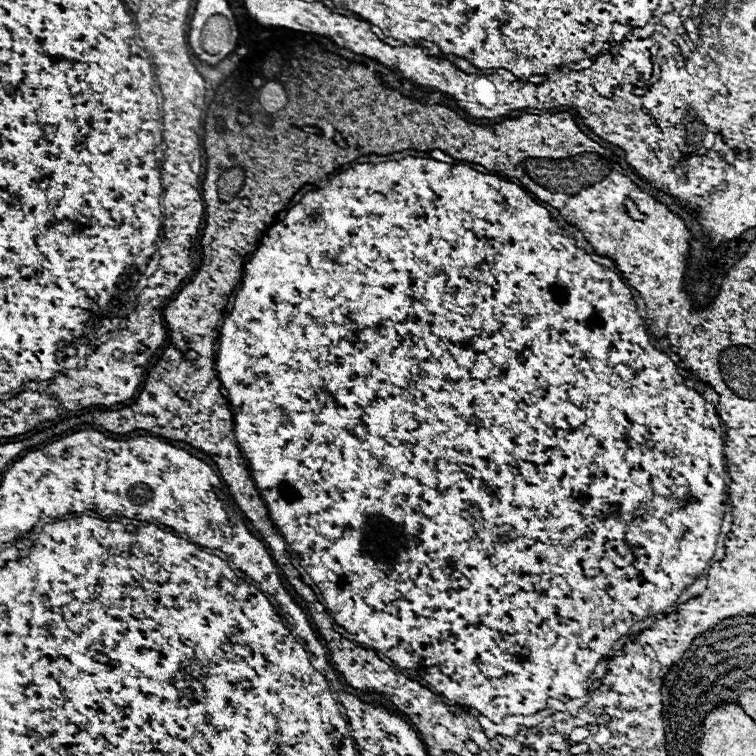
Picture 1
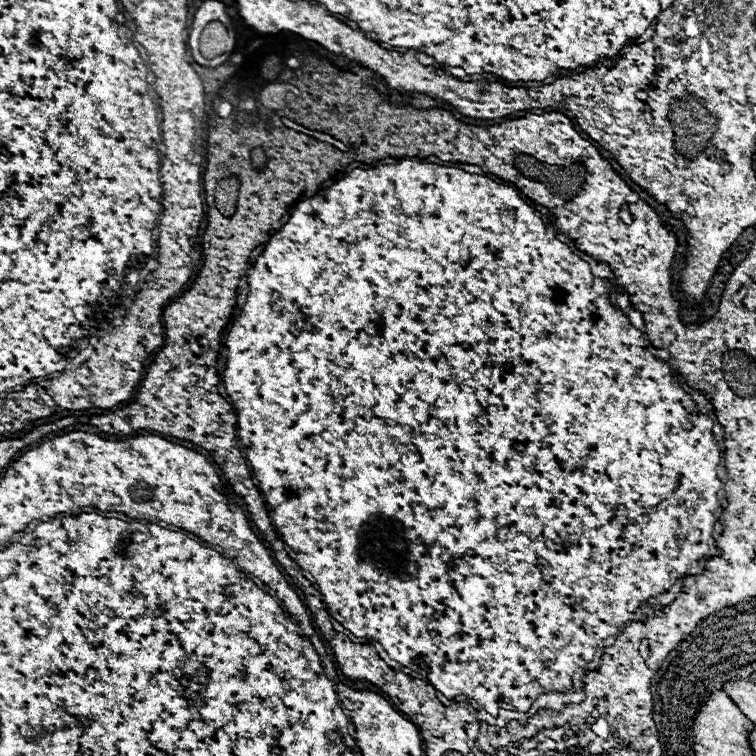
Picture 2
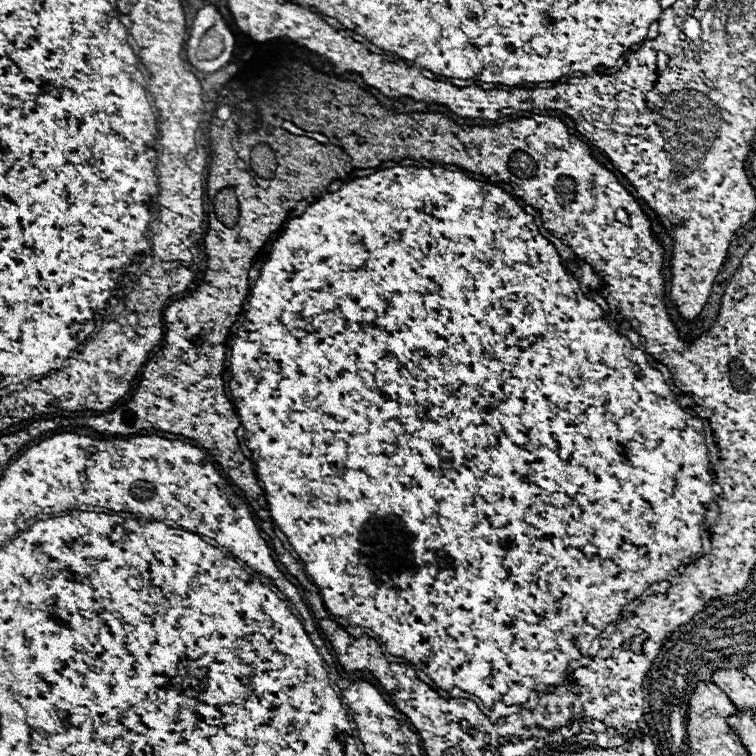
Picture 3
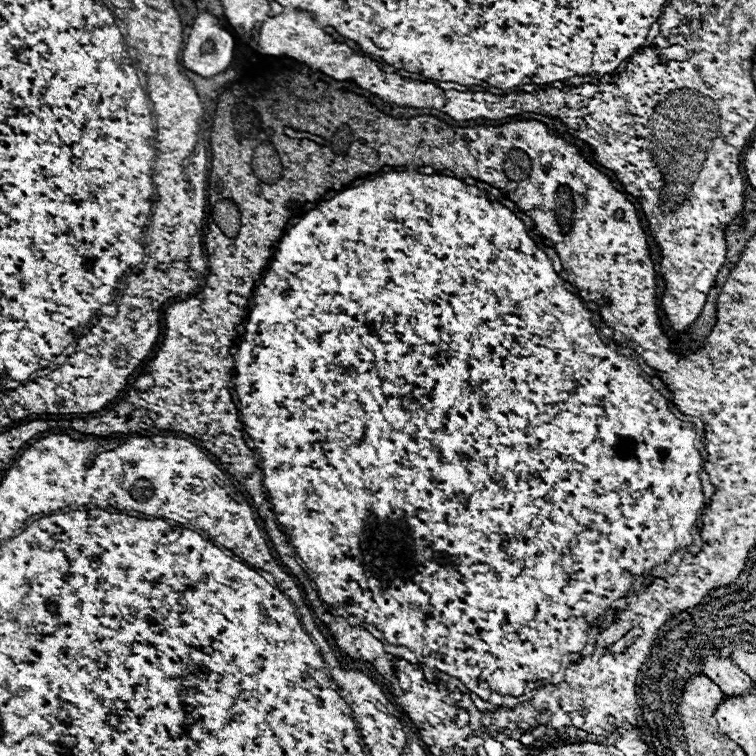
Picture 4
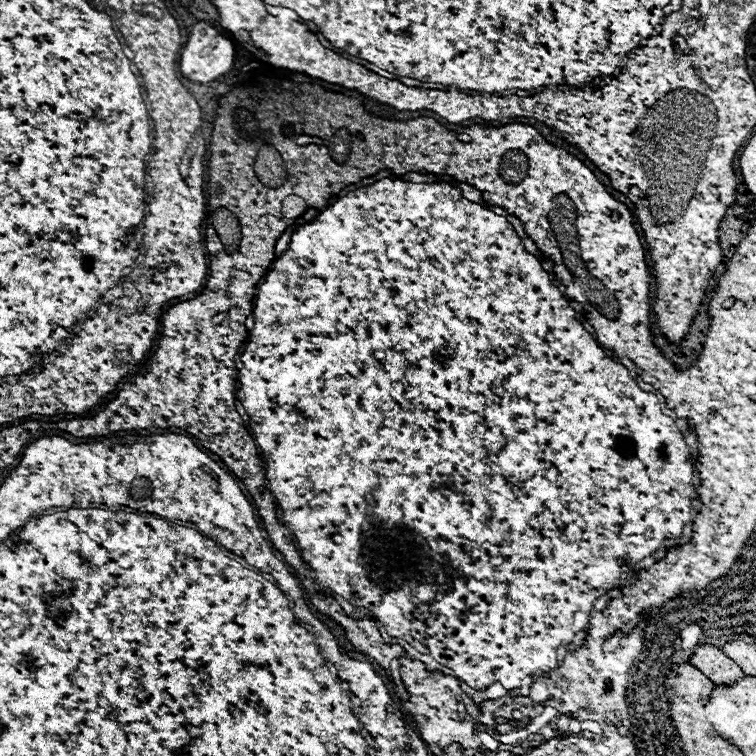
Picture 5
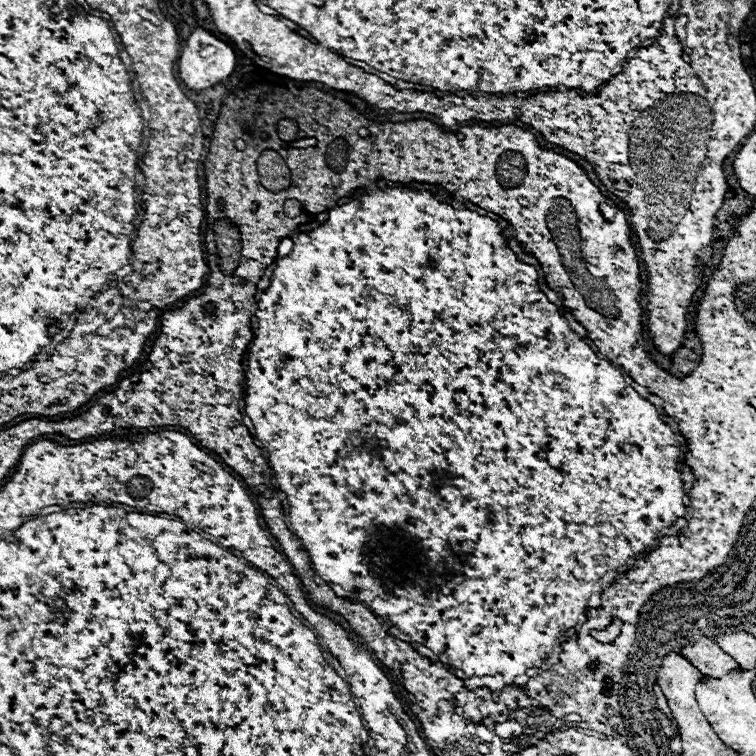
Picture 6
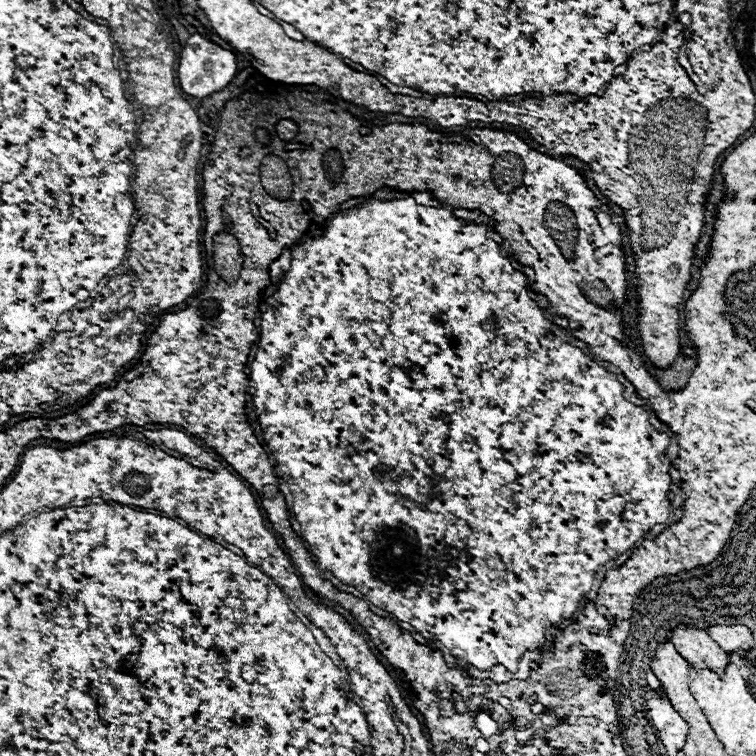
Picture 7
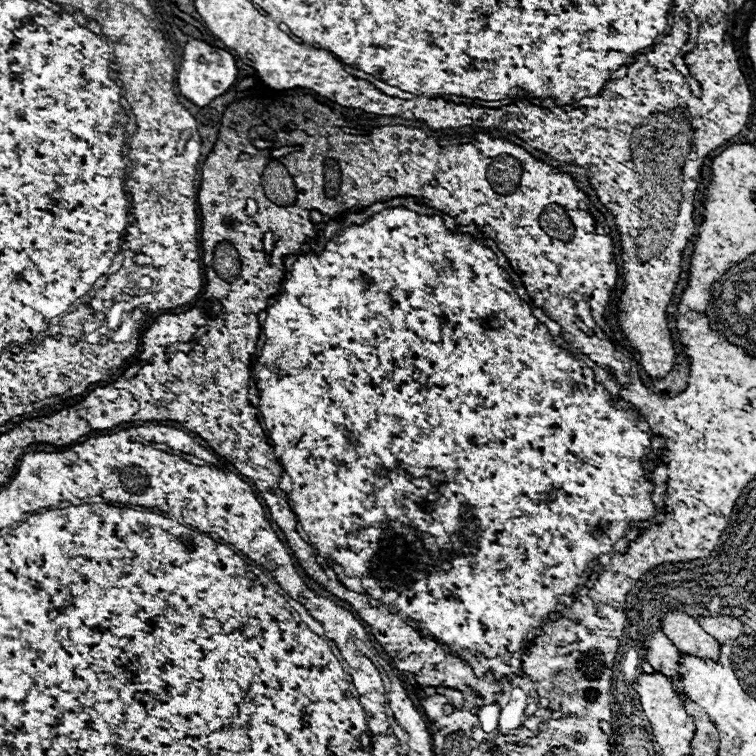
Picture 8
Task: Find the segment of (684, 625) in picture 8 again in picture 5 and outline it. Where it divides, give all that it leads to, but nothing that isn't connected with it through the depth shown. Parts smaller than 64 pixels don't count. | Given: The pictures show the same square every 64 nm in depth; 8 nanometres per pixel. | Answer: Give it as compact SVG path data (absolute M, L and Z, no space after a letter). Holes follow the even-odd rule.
M704 644L698 648L698 652L692 656L692 666L702 670L714 684L736 684L738 680L742 680L742 676L746 676L738 664L734 664L724 652L720 652L718 648Z

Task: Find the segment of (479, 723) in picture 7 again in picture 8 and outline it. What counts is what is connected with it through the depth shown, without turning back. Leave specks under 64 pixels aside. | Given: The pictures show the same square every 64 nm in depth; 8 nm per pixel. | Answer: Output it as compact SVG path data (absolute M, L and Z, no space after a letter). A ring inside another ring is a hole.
M495 703L479 709L477 716L480 720L481 728L485 732L489 733L497 728L499 713L500 707Z

